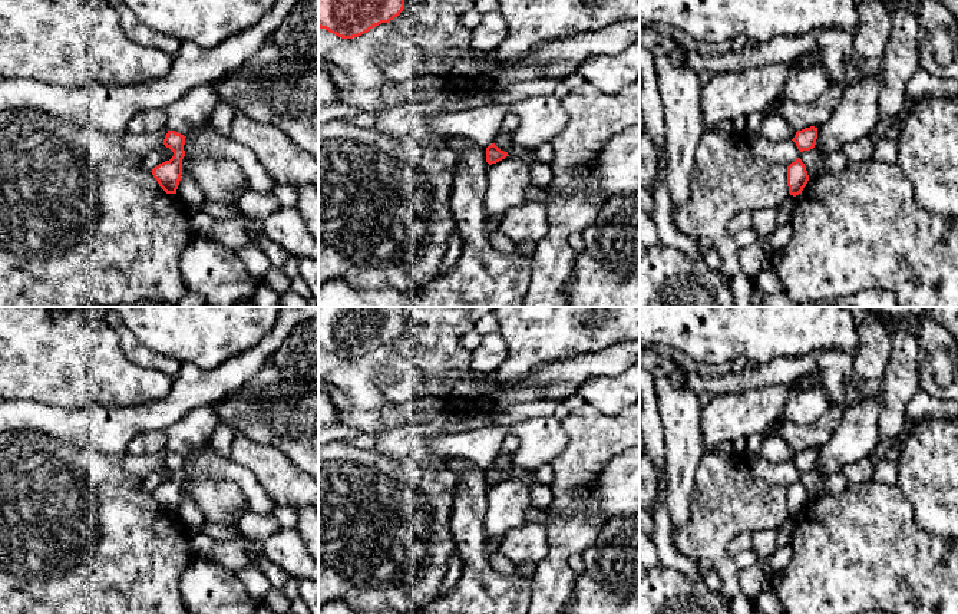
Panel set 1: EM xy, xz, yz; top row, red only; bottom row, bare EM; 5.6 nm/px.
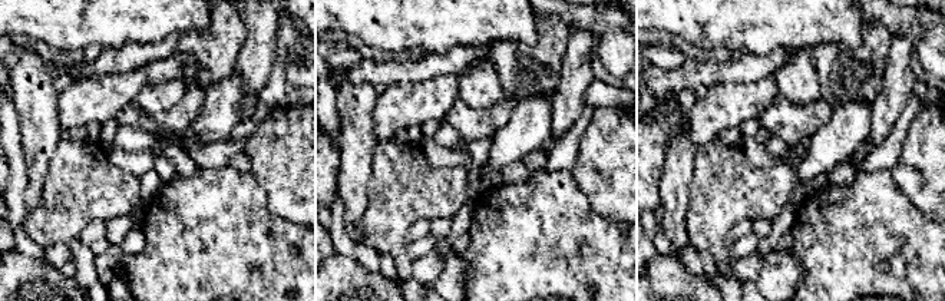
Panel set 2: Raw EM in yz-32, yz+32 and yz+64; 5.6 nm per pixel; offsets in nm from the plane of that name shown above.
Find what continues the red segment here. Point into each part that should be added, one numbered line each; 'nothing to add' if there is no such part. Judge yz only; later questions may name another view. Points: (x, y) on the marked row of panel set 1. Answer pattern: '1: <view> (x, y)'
nothing to add

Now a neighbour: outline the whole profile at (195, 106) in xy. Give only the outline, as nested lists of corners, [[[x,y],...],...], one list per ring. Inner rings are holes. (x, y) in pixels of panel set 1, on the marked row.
[[[215,85],[194,88],[165,108],[166,128],[186,136],[195,125],[209,122],[218,103]]]

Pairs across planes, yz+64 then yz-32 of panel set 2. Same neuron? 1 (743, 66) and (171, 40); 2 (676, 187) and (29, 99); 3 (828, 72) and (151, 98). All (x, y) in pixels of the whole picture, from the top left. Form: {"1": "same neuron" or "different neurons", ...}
{"1": "same neuron", "2": "same neuron", "3": "different neurons"}

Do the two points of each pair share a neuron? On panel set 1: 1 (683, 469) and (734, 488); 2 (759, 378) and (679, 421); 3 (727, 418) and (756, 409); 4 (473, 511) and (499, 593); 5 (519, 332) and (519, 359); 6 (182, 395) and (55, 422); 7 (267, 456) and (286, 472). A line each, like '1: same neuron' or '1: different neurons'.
1: different neurons
2: different neurons
3: same neuron
4: same neuron
5: same neuron
6: same neuron
7: same neuron

